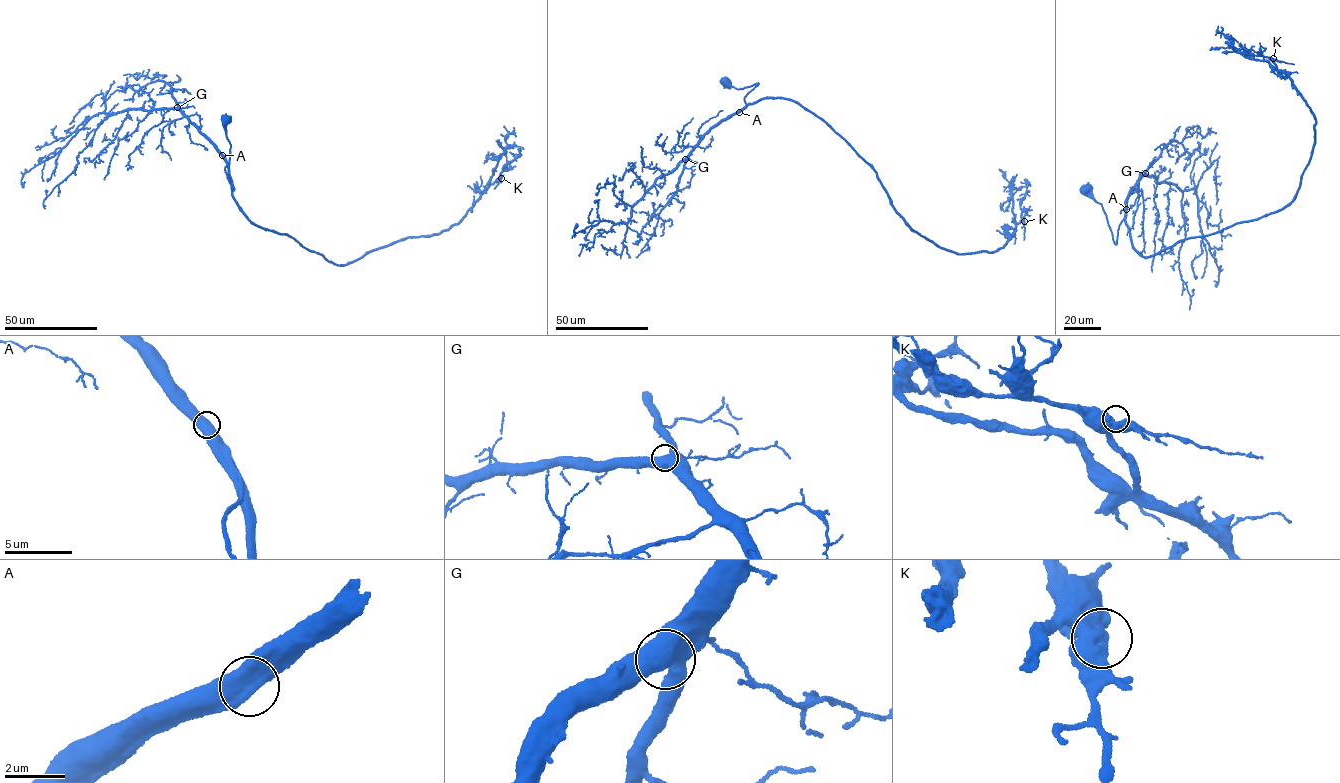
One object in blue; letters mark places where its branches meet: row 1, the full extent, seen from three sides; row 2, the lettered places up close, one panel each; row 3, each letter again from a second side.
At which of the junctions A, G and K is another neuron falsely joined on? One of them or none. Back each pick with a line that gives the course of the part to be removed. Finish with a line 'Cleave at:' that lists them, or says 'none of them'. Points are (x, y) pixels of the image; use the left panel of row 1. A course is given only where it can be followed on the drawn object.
Cleave at: none of them

